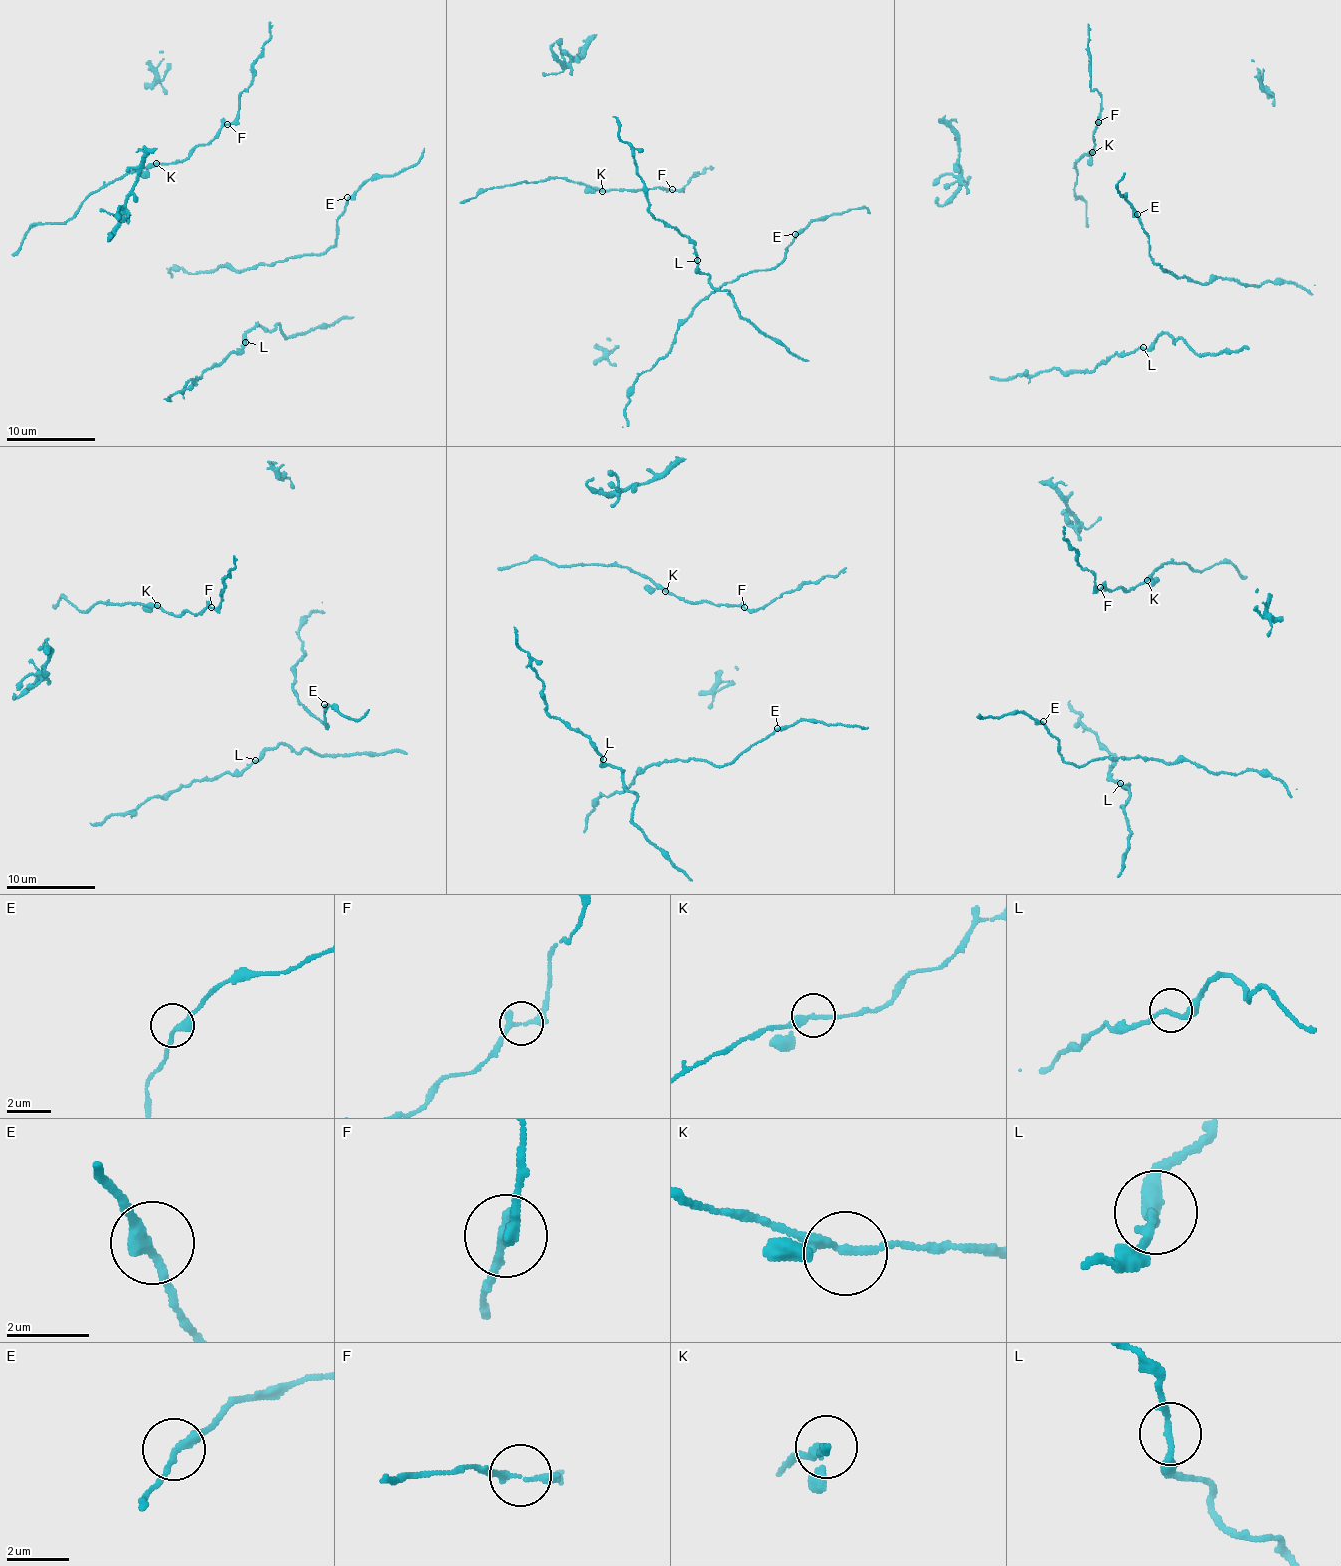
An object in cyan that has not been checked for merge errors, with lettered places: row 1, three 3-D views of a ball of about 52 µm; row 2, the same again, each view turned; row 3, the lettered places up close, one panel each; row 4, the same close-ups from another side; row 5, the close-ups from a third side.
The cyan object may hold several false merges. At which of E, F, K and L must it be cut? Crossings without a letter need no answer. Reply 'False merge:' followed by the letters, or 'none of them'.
False merge: none of them

